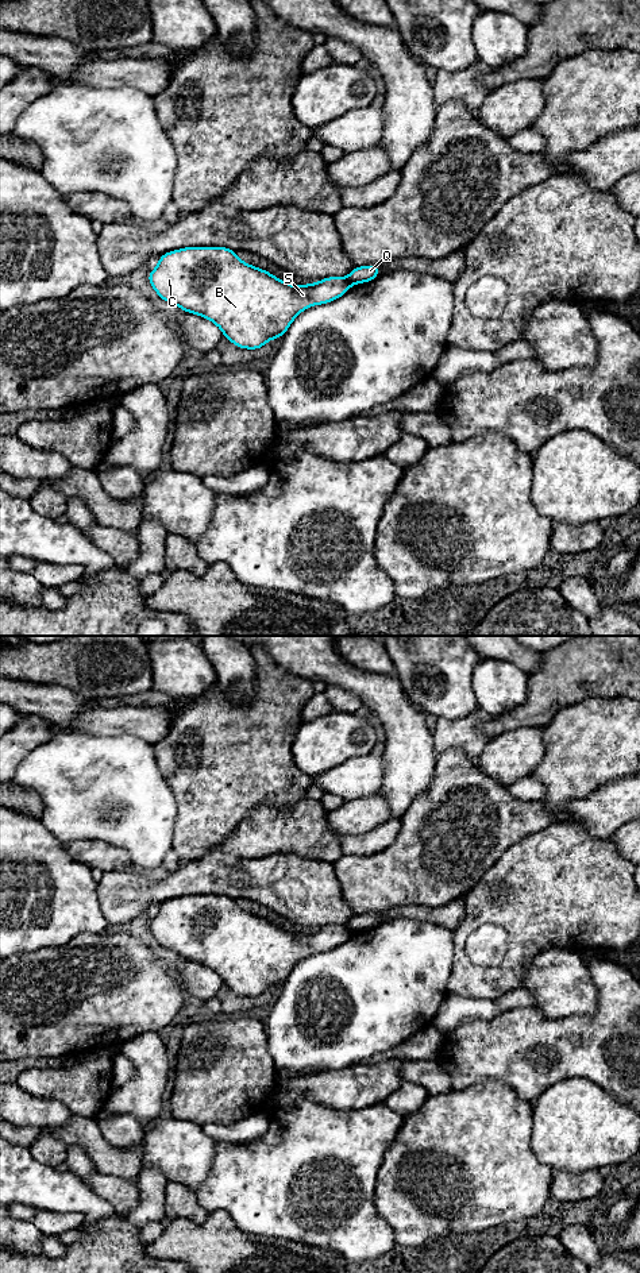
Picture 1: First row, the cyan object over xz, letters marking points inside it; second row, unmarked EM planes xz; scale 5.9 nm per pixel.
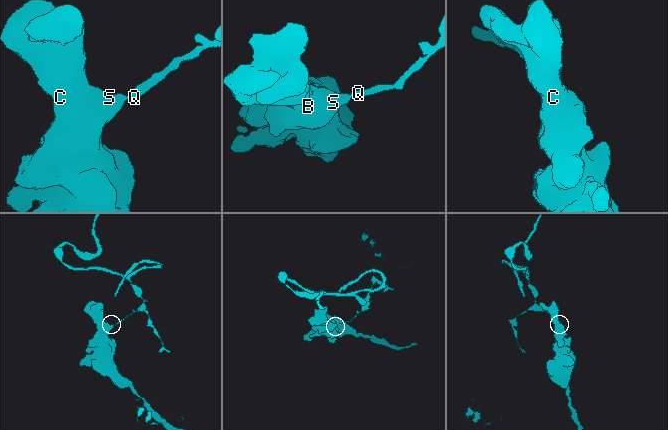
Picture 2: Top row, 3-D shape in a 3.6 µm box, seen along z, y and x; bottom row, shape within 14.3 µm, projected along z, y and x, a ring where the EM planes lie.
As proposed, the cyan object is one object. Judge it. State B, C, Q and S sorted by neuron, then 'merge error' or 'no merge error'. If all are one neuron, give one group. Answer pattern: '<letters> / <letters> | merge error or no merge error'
B C S / Q | merge error

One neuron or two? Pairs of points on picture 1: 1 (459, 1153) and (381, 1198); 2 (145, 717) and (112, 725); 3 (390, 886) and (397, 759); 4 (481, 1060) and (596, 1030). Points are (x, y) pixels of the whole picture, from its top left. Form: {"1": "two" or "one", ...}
{"1": "one", "2": "one", "3": "two", "4": "one"}

